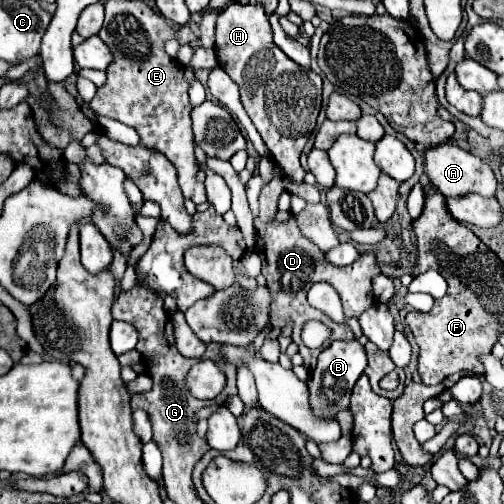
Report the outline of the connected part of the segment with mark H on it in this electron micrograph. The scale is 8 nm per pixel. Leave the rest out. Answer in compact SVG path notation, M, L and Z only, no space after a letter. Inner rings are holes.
M232 2L218 12L216 56L226 74L238 84L242 106L270 150L272 162L280 166L288 180L302 182L304 170L298 160L316 126L322 104L322 78L312 70L302 70L274 44L272 26L260 4Z

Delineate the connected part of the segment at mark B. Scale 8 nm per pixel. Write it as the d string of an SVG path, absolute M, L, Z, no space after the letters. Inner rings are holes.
M336 340L336 342L332 342L332 346L322 350L314 372L306 380L312 412L316 412L316 416L324 416L324 420L328 420L328 418L332 420L332 418L336 418L336 414L340 410L348 408L352 388L354 388L356 380L360 378L360 374L364 374L364 368L366 368L366 352L358 344L358 340L350 340L350 342Z

